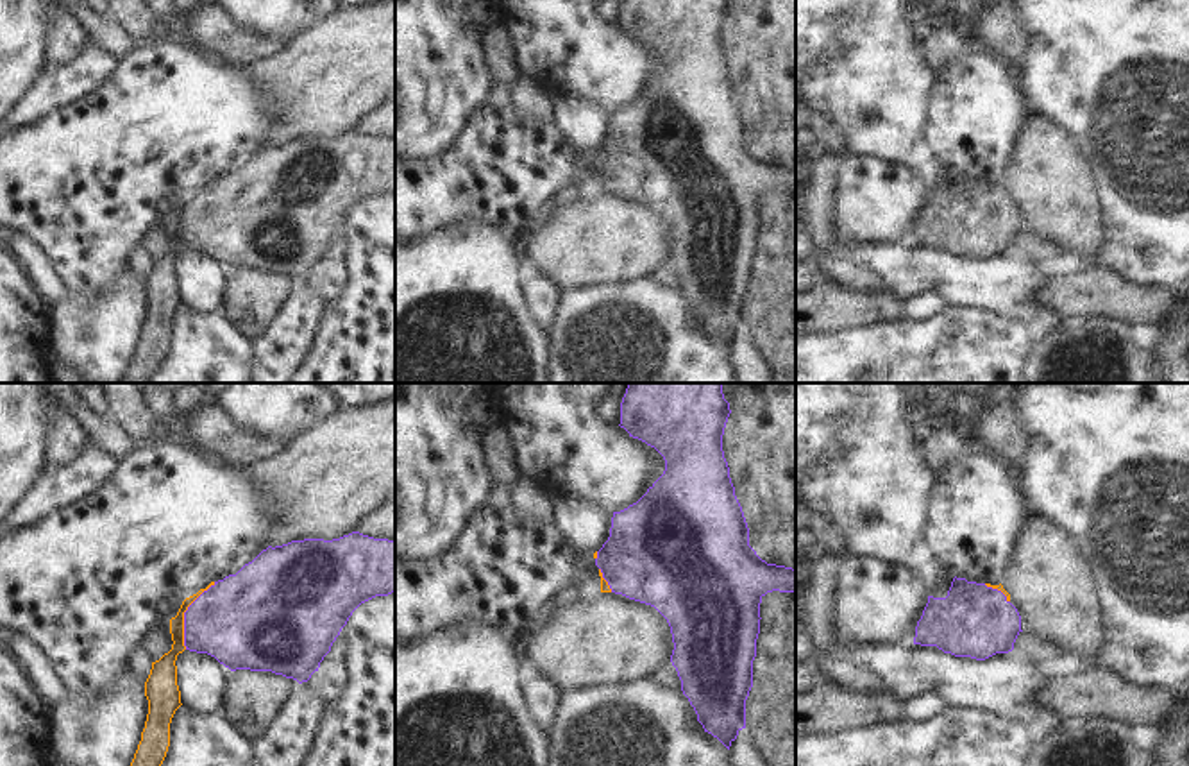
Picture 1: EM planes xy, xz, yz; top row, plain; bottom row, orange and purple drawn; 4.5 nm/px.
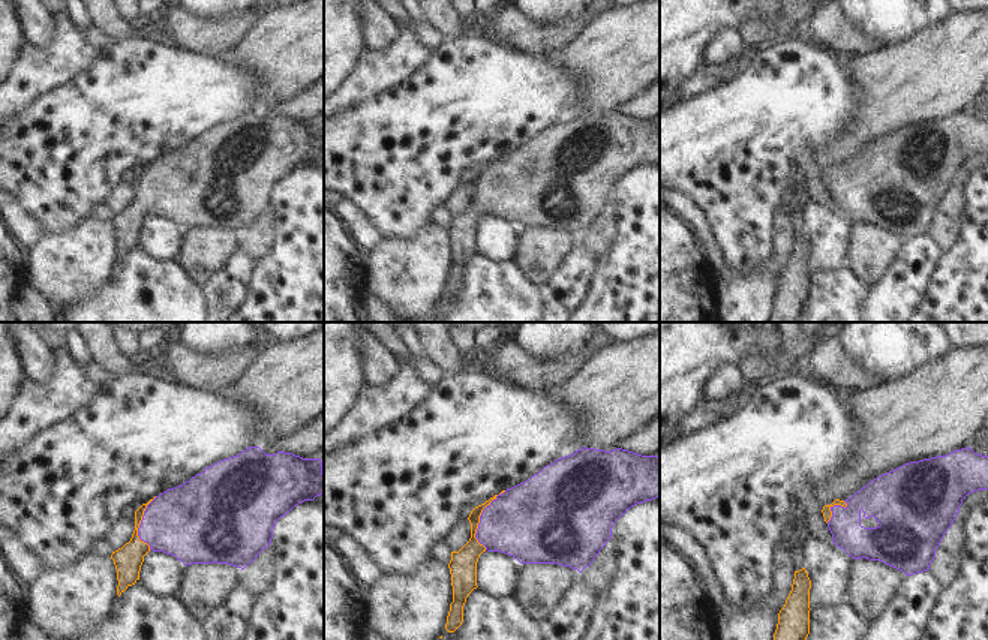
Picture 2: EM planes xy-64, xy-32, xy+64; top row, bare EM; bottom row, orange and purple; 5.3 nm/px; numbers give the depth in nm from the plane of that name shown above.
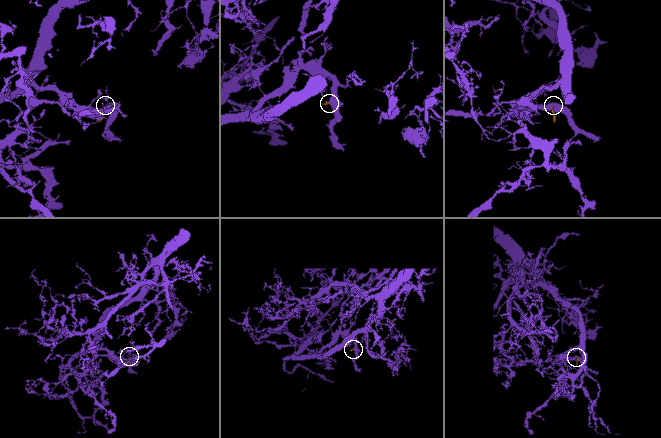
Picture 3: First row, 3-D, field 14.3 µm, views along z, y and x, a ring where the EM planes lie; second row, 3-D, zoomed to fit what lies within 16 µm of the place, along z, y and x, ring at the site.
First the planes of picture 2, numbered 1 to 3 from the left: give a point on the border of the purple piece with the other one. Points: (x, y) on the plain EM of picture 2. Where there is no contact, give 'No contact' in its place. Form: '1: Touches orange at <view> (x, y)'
1: Touches orange at xy-64 (140, 188)
2: Touches orange at xy-32 (479, 183)
3: Touches orange at xy+64 (834, 168).

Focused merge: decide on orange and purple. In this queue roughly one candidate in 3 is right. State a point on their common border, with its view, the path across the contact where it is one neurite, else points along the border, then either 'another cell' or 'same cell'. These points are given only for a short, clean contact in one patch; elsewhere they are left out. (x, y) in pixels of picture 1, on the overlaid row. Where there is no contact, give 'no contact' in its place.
contact xy (183, 614); way xy (165, 666), (183, 639), (183, 614), (238, 620); same cell

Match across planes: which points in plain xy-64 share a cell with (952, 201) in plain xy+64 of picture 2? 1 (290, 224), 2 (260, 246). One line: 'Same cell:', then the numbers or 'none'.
Same cell: 2

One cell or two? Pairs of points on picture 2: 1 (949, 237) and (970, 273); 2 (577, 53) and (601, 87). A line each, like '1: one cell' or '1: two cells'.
1: two cells
2: one cell

